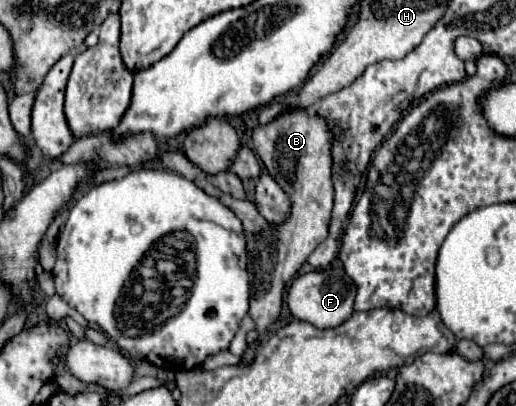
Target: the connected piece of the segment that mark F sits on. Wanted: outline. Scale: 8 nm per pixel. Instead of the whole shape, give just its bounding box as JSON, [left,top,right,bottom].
[286,266,356,328]

